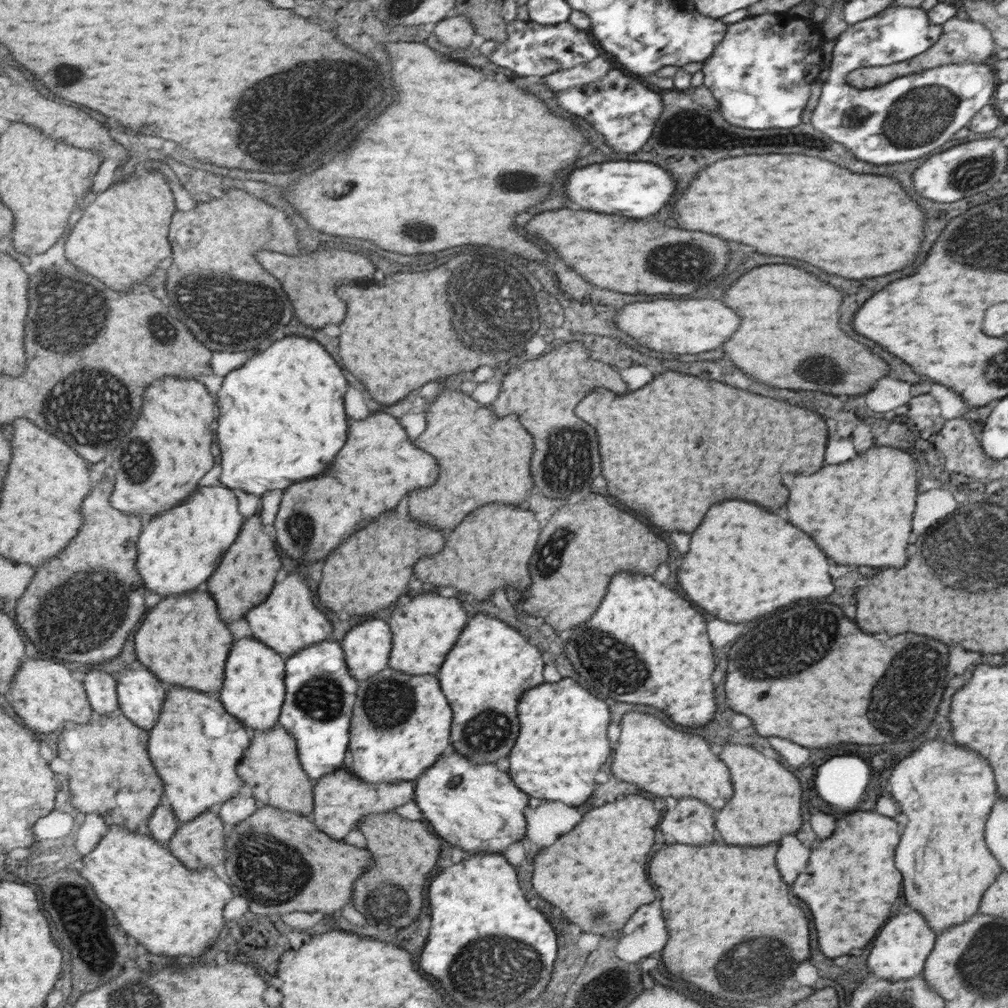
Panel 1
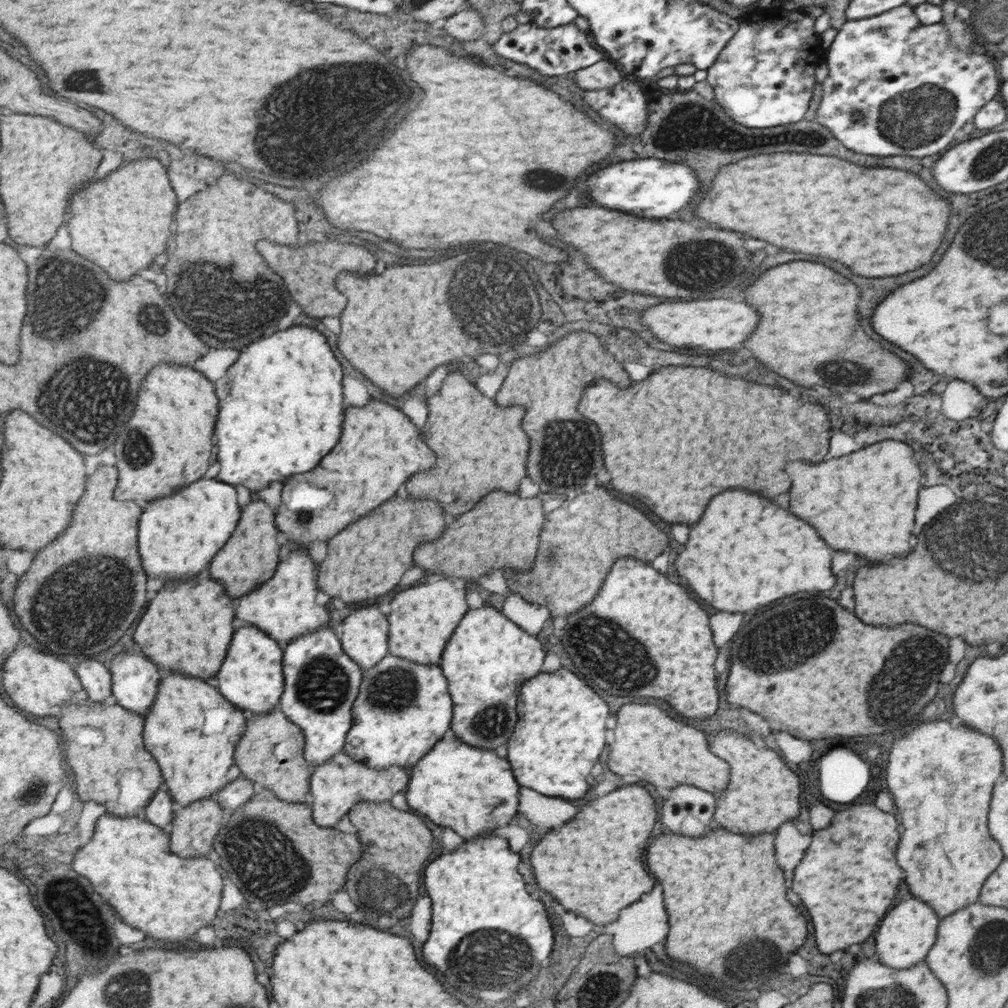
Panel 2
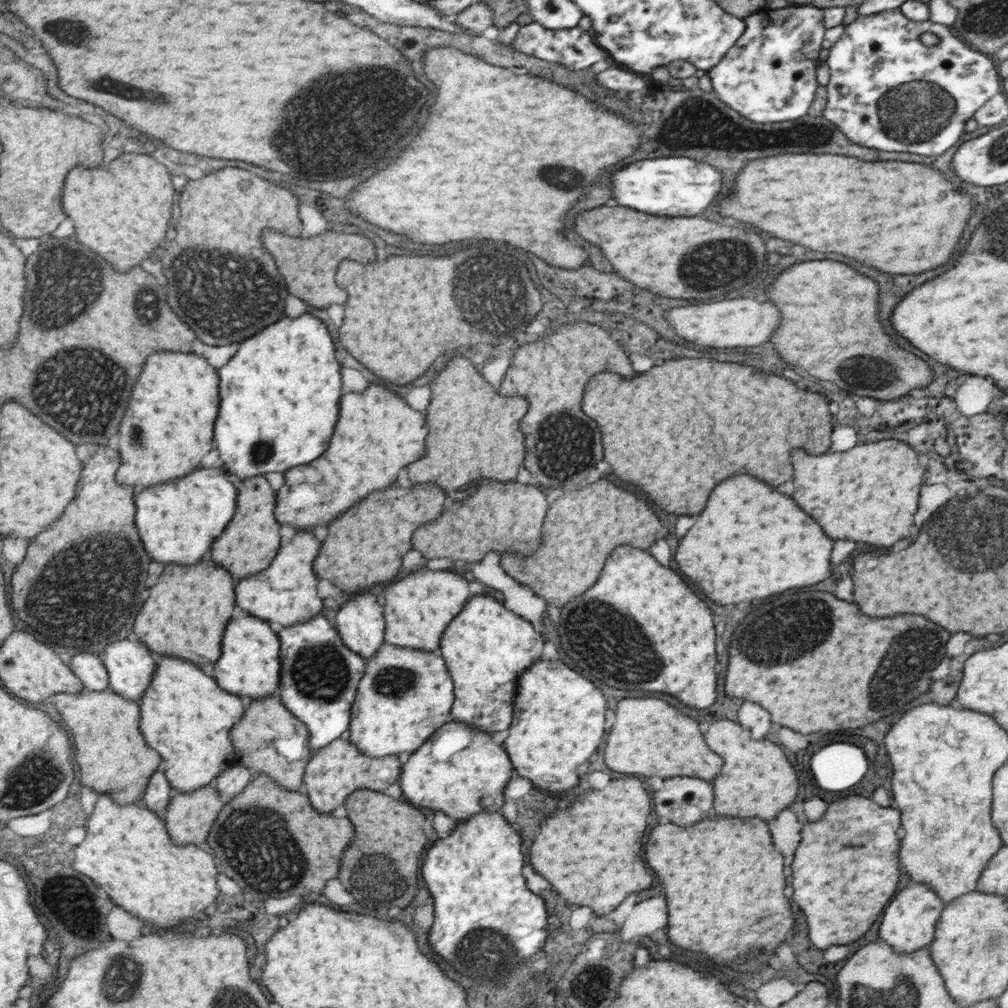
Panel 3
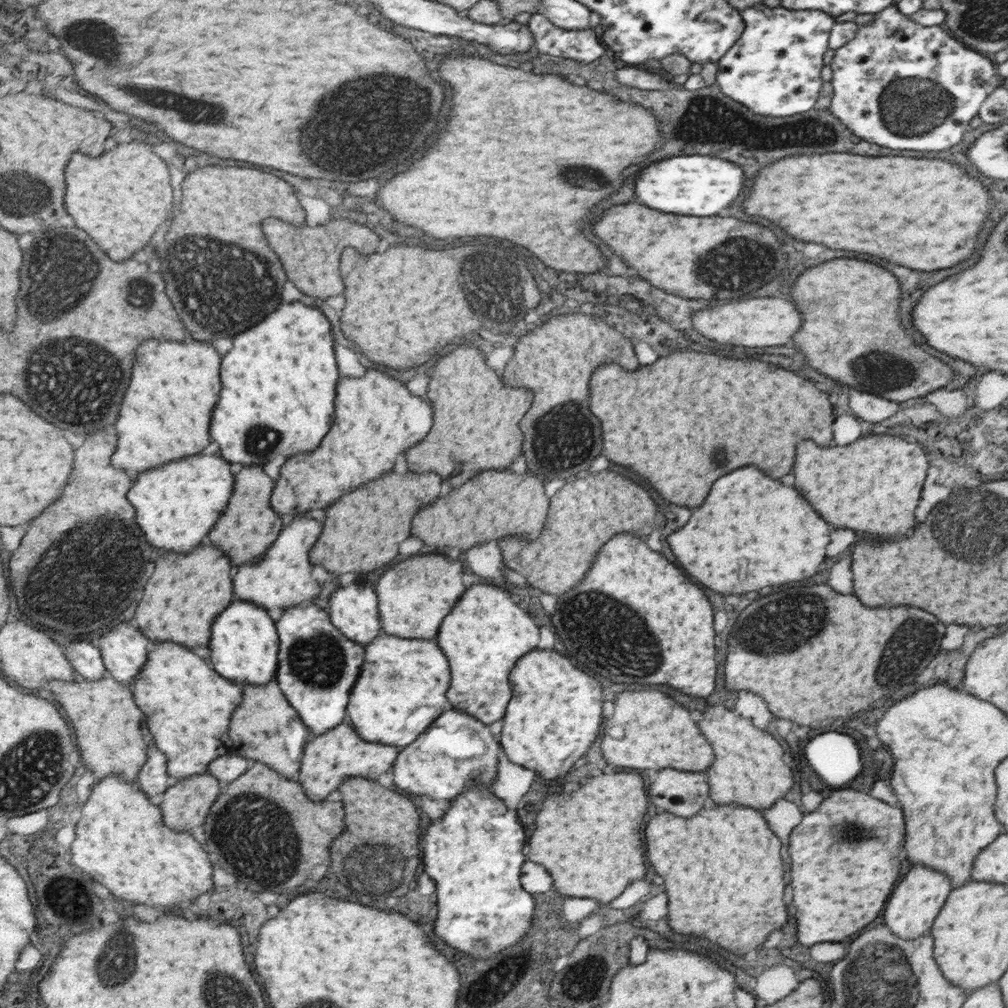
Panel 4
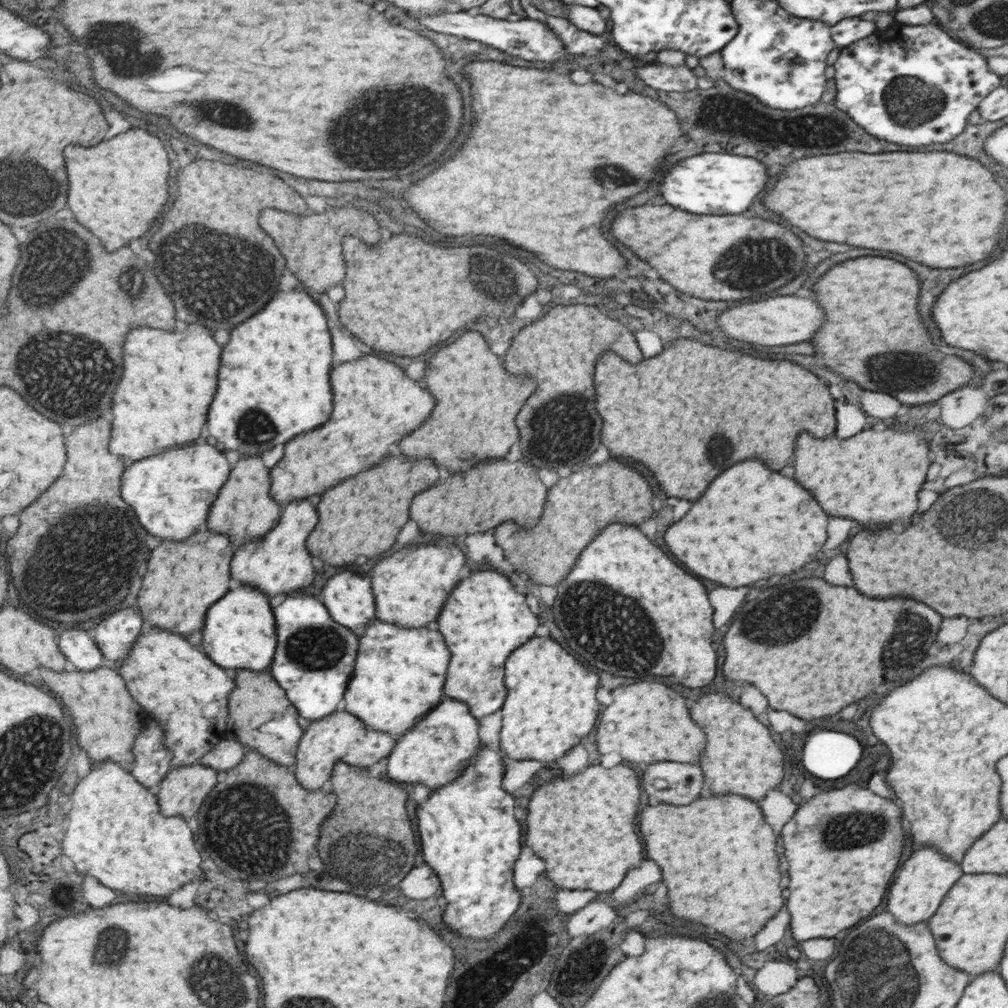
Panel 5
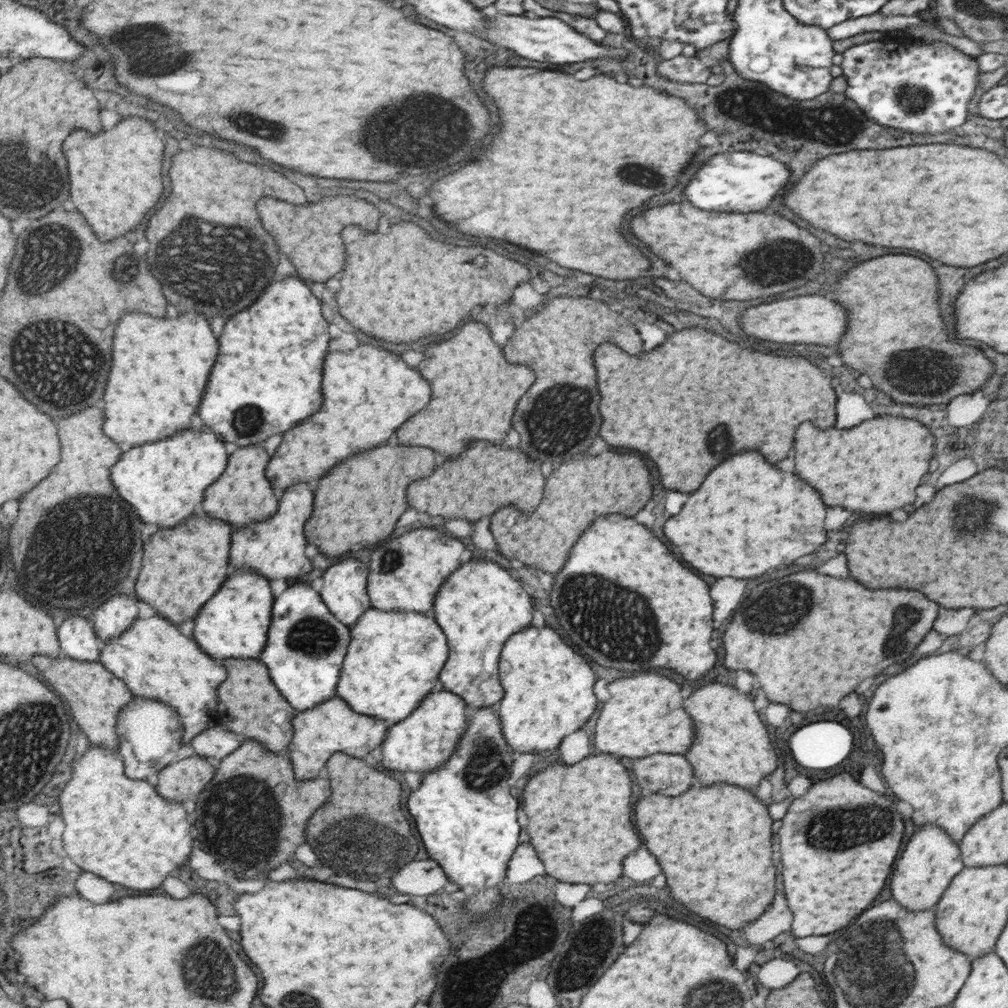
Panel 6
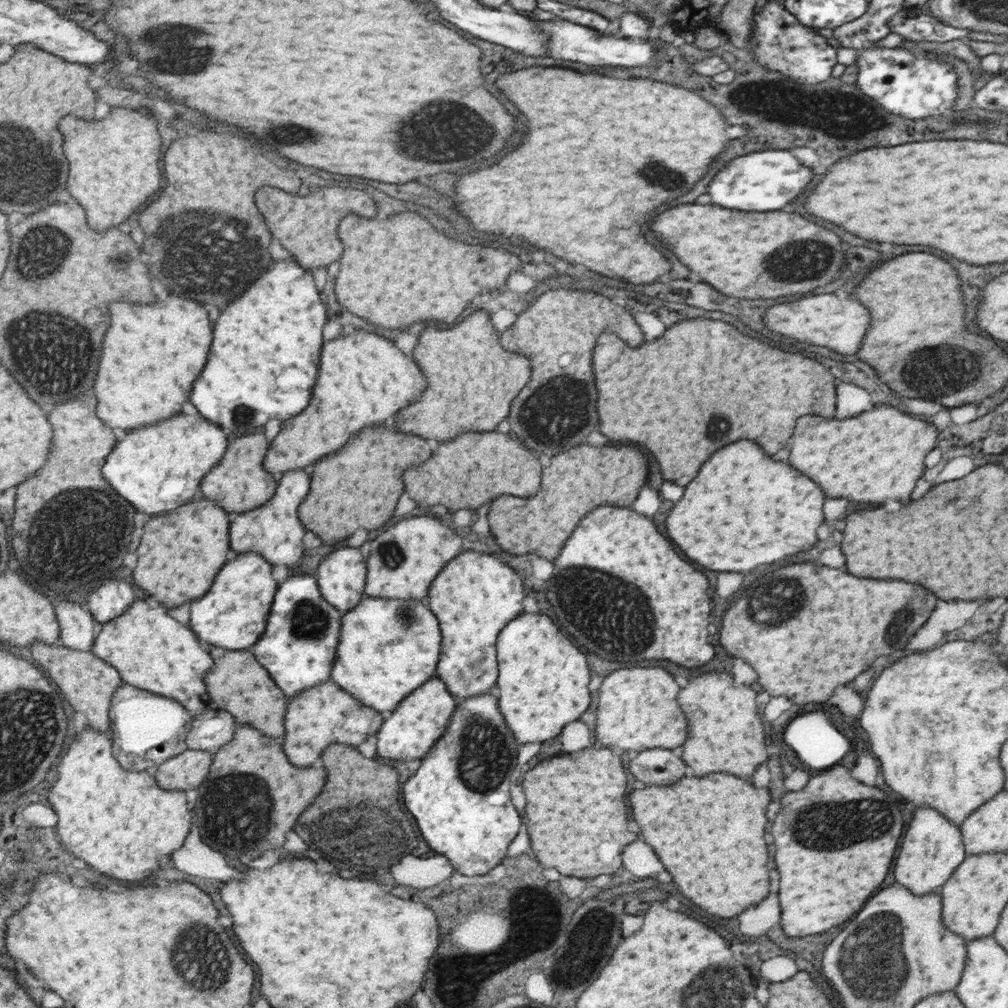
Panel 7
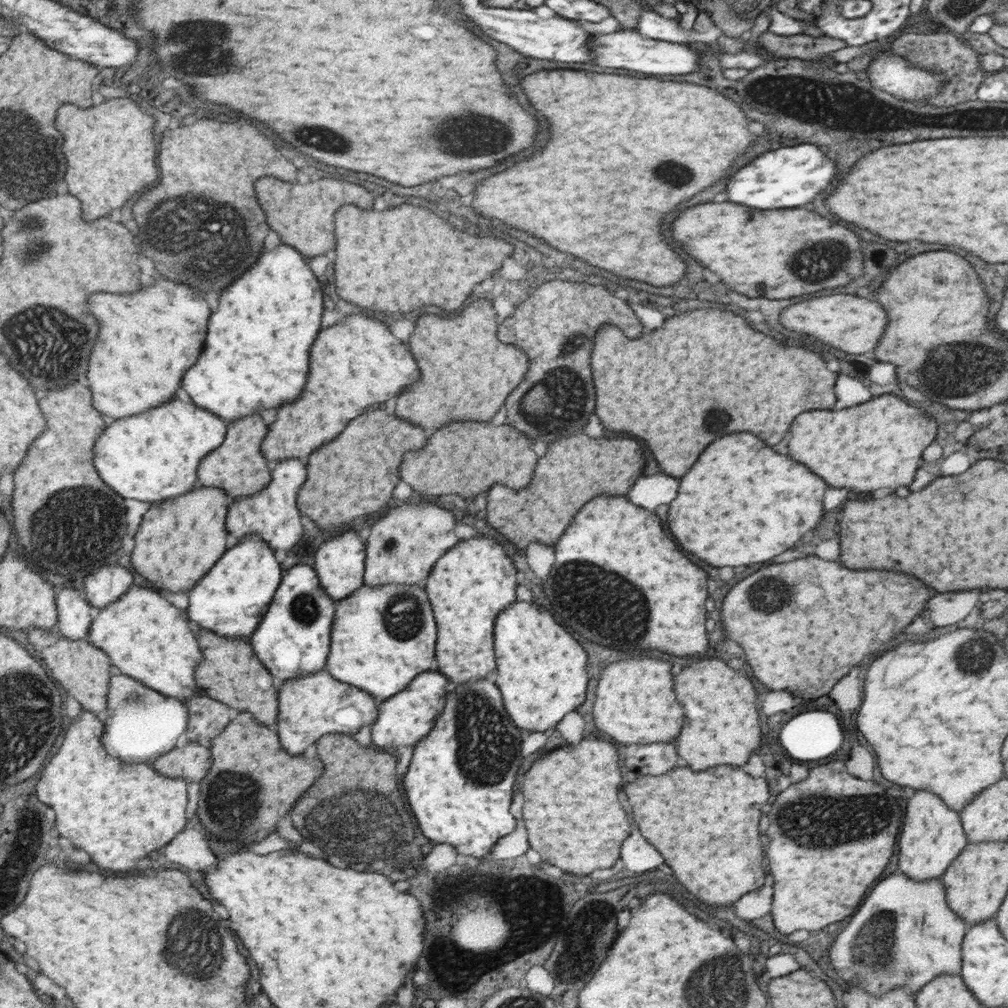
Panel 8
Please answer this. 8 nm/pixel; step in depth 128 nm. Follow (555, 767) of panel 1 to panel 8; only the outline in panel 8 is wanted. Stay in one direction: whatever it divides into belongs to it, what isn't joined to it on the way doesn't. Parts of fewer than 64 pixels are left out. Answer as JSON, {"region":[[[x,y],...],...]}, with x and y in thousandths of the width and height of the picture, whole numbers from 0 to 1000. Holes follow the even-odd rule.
{"region":[[[514,597],[494,613],[494,683],[502,690],[502,702],[510,710],[510,718],[524,726],[542,726],[550,722],[563,706],[581,694],[581,647],[573,637],[556,623],[556,619],[534,599]]]}

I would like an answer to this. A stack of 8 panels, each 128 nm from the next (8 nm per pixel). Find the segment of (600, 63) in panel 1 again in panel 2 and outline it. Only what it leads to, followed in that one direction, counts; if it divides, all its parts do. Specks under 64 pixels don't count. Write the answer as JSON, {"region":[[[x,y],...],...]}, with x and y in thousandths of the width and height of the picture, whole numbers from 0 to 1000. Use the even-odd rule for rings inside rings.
{"region":[[[604,58],[596,60],[596,62],[597,63],[591,63],[587,66],[571,70],[567,79],[570,79],[571,83],[580,89],[595,89],[609,85],[617,78],[623,77],[615,65],[609,63]]]}

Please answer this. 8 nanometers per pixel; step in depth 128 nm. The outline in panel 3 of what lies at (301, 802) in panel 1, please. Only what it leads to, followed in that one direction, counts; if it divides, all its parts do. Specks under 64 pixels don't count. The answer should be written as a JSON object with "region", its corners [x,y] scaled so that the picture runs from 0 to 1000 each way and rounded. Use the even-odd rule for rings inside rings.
{"region":[[[278,687],[263,693],[254,692],[247,696],[244,714],[236,717],[232,722],[232,736],[235,740],[236,757],[245,760],[253,768],[265,768],[272,771],[277,778],[288,784],[303,783],[303,772],[312,744],[309,738],[307,719],[298,714],[285,700]]]}

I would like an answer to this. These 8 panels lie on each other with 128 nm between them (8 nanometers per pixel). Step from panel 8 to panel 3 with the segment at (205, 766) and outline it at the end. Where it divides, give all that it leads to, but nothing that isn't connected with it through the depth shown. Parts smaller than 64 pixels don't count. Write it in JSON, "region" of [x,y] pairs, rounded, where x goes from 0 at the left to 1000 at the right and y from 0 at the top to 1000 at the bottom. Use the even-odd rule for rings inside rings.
{"region":[[[212,780],[192,786],[180,786],[172,793],[163,810],[176,837],[206,835],[218,807],[225,799]]]}

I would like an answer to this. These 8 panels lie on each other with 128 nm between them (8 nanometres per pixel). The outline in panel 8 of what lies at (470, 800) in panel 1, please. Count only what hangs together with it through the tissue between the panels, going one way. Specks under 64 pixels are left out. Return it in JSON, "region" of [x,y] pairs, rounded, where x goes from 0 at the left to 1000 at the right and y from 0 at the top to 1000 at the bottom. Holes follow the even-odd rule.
{"region":[[[425,665],[410,674],[410,677],[395,689],[376,696],[377,708],[369,721],[369,734],[372,742],[389,740],[411,740],[426,729],[433,718],[433,713],[441,704],[443,697],[441,668]]]}

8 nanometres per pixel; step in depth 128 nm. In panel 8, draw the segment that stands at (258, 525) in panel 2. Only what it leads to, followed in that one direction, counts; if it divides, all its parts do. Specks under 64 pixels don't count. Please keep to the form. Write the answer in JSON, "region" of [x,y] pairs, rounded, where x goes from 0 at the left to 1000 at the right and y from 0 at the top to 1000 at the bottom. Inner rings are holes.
{"region":[[[252,411],[238,417],[230,418],[224,438],[200,457],[197,472],[204,483],[214,483],[227,486],[230,496],[256,490],[268,483],[271,476],[271,467],[266,460],[260,442],[267,432],[268,423],[262,419],[260,411]],[[230,458],[230,460],[228,460]],[[234,458],[234,460],[232,460]]]}

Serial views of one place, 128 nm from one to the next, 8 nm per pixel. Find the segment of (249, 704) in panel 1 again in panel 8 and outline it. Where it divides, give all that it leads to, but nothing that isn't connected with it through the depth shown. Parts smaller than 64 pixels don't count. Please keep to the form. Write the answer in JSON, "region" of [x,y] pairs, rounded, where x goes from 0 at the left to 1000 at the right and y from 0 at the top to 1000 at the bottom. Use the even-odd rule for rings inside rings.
{"region":[[[251,530],[236,537],[222,556],[192,583],[188,613],[197,621],[208,623],[229,634],[248,634],[259,622],[271,595],[279,584],[284,566],[274,554],[274,546],[262,532]]]}

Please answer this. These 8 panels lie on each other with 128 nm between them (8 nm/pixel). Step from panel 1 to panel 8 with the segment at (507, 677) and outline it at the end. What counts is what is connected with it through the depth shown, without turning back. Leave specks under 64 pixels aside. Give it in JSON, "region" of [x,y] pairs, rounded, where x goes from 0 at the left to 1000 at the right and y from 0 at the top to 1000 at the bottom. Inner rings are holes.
{"region":[[[468,534],[459,536],[454,542],[442,548],[442,552],[431,563],[423,587],[431,595],[431,607],[435,607],[435,663],[438,668],[446,672],[448,680],[465,678],[467,675],[482,673],[492,665],[490,657],[490,615],[512,595],[512,563],[502,552],[500,544],[488,534]]]}

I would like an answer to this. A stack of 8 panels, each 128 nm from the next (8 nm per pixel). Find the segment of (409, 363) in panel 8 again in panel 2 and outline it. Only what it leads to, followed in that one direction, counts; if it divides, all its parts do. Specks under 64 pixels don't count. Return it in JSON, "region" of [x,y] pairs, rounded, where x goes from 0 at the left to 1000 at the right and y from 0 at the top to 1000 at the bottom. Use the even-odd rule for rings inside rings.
{"region":[[[369,397],[361,405],[347,405],[339,440],[335,440],[317,464],[300,472],[290,472],[283,482],[281,501],[276,506],[276,522],[298,540],[310,540],[315,536],[325,538],[347,520],[355,518],[355,514],[387,496],[407,472],[427,466],[431,458],[433,450],[421,440],[407,415],[395,405],[375,397]],[[315,496],[319,496],[321,504],[310,506]]]}

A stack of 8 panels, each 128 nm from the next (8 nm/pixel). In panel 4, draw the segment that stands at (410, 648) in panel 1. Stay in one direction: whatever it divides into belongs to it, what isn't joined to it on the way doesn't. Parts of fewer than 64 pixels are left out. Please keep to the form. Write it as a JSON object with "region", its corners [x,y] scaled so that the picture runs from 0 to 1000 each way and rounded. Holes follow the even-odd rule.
{"region":[[[418,548],[411,554],[387,562],[379,569],[373,583],[375,583],[375,595],[378,596],[378,614],[381,616],[382,628],[402,633],[425,633],[425,635],[433,631],[440,611],[462,587],[462,581],[458,579],[460,562],[454,555],[452,558],[446,558],[446,554],[440,552],[444,551],[423,552],[423,548]]]}

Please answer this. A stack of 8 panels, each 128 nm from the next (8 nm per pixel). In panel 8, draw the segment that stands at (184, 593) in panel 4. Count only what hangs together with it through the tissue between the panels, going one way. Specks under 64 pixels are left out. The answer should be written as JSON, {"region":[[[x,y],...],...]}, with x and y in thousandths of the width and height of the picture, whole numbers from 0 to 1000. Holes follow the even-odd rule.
{"region":[[[204,483],[174,496],[153,499],[151,506],[145,510],[137,530],[137,544],[133,550],[136,569],[149,573],[149,577],[153,577],[157,583],[169,587],[192,585],[196,577],[228,546],[228,530],[224,516],[227,517],[230,497],[224,484]]]}

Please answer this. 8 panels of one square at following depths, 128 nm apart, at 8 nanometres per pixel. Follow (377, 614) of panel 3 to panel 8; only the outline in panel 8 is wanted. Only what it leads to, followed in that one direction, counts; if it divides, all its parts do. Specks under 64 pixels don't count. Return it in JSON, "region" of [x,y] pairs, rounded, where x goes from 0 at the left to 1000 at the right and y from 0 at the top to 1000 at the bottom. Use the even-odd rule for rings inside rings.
{"region":[[[351,526],[317,542],[313,563],[323,586],[334,597],[351,590],[360,580],[361,552],[361,540]]]}

